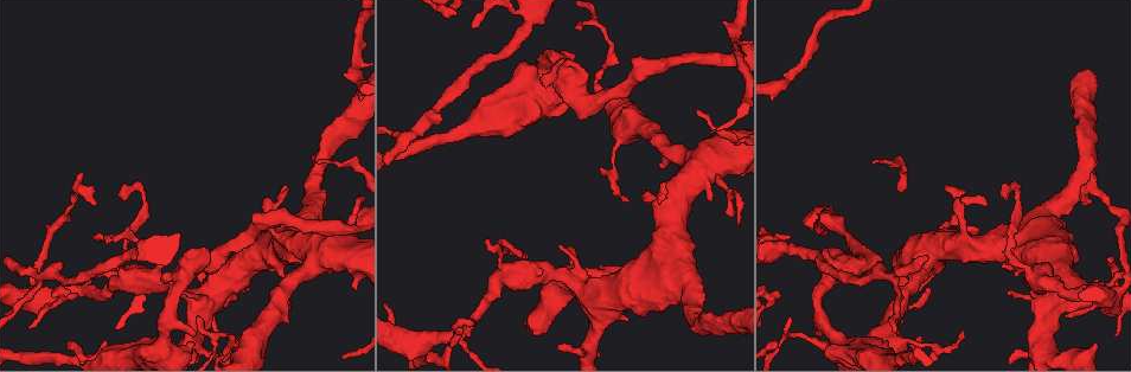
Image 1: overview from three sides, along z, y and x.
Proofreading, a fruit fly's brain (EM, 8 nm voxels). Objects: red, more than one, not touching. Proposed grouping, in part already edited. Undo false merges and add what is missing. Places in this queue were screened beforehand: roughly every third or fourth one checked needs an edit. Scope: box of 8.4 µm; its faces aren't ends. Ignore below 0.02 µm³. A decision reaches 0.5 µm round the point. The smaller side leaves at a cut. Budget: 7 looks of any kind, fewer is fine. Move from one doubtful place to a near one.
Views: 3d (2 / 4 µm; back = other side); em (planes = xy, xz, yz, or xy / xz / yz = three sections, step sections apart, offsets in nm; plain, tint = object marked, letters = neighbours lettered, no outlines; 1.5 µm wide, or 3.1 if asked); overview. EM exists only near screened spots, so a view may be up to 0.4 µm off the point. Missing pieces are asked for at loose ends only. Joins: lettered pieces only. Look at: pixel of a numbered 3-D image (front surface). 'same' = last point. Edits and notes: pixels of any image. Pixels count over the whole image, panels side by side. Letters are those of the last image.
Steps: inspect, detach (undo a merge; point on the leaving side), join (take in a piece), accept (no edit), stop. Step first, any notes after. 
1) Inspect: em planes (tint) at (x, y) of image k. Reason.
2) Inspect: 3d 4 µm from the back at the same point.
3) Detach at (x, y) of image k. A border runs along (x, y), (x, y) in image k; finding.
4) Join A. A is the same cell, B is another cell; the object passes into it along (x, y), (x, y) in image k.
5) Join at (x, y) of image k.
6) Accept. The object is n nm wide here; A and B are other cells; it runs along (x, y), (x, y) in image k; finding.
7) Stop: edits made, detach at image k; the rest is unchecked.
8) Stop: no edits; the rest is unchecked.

Inspect: em planes (letters) at (190, 344) of image 1.

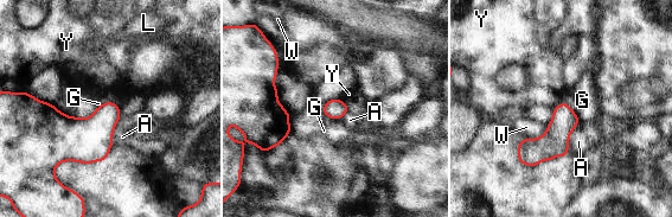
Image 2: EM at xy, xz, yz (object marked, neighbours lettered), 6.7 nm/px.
Accept. A, G, L, W and Y are other cells; a border runs along (564, 102), (580, 120) in image 2; none of them fits.

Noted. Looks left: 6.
Inspect: em xy step 8 (letters) at (534, 332) of image 1. An open end.

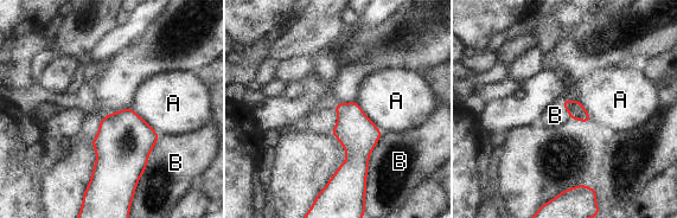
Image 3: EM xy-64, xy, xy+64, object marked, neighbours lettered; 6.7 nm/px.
Accept. A and B are other cells; a border runs along (382, 133), (369, 156), (364, 191) in image 3; none of them fits.

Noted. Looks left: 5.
Inspect: 3d 2 µm at (420, 130) of image 1. A fork.

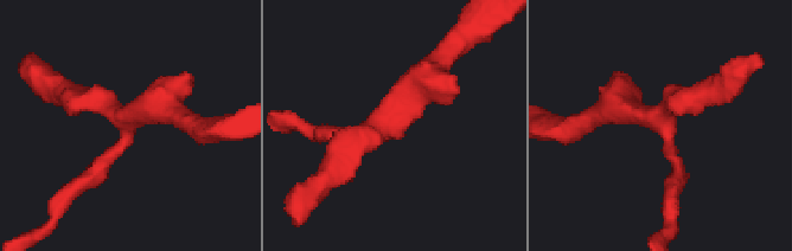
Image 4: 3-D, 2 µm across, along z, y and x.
Inspect: em planes (tint) at (127, 126) of image 4.

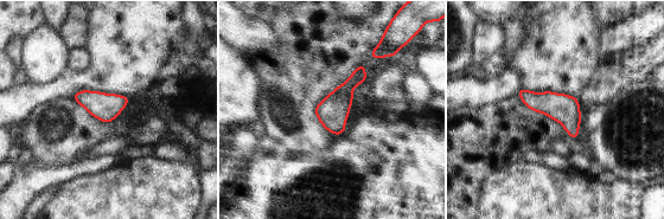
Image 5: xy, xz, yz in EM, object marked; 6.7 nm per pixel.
Inspect: em planes (letters) at the same point. What lies round it.

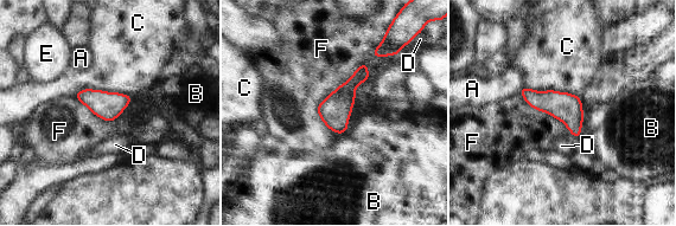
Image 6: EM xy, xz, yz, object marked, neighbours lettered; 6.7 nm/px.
Accept. The object is 190 nm wide here; the longest contact is with F, 550 nm; A, B, C, D, E and F are other cells; one neuron here.

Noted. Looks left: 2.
Stop: no edits; the rest is unchecked.

